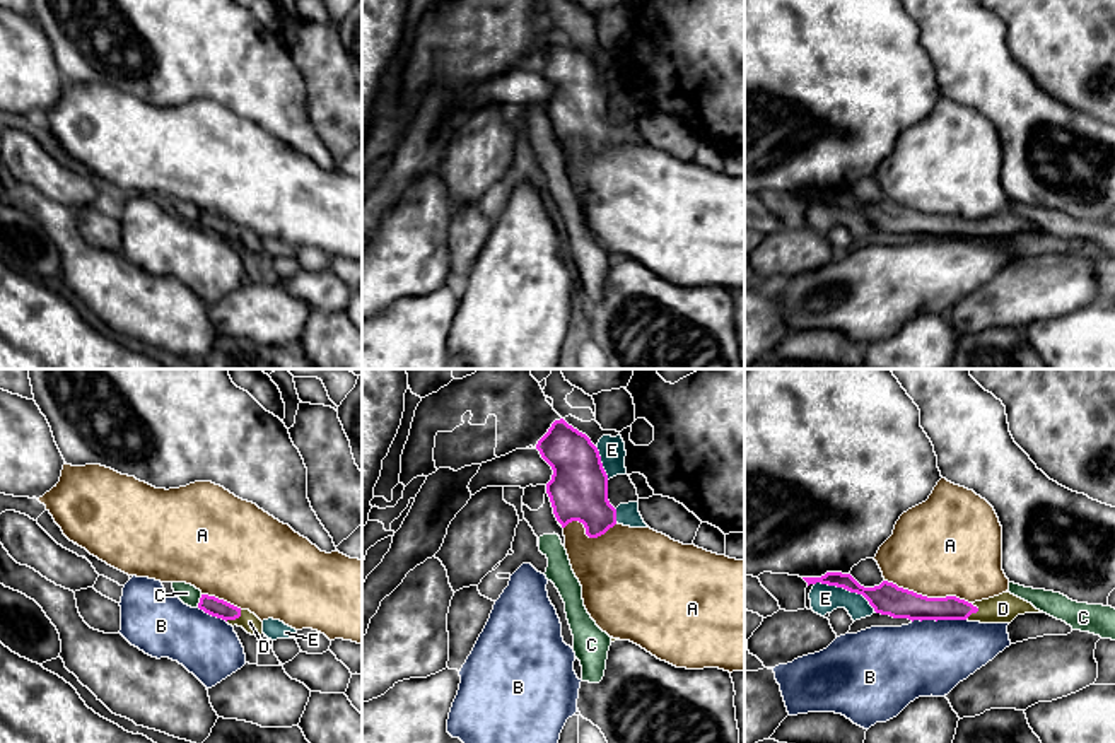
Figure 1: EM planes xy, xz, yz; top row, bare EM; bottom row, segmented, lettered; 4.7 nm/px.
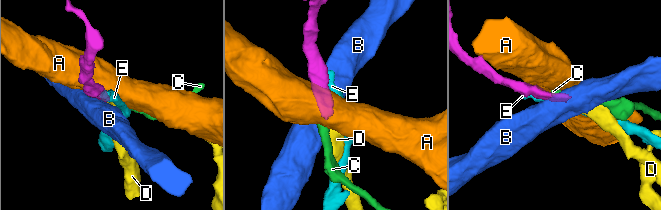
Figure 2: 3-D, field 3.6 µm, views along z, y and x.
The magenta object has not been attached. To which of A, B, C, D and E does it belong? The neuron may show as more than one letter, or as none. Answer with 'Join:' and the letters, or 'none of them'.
Join: D

